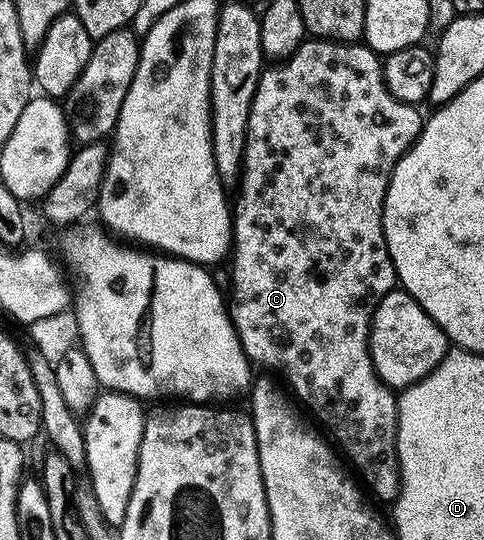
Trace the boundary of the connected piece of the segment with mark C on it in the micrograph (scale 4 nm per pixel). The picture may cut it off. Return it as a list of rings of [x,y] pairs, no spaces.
[[[305,38],[292,55],[283,61],[265,66],[260,74],[245,133],[244,159],[238,186],[240,196],[234,199],[232,216],[232,292],[227,292],[226,308],[244,355],[248,362],[257,368],[265,367],[268,371],[277,371],[292,386],[291,394],[297,400],[300,398],[324,422],[323,430],[333,440],[336,438],[340,442],[339,450],[343,458],[356,466],[355,474],[362,480],[363,486],[369,492],[372,490],[378,498],[388,501],[395,501],[400,496],[400,462],[396,448],[398,395],[393,388],[380,380],[374,369],[368,352],[368,334],[372,328],[374,309],[382,301],[382,297],[393,291],[398,283],[394,261],[390,257],[384,236],[384,198],[398,161],[416,144],[420,130],[424,128],[425,116],[420,115],[420,110],[417,104],[398,101],[398,97],[390,93],[384,80],[381,56],[371,47],[360,41],[338,43],[335,39]]]

